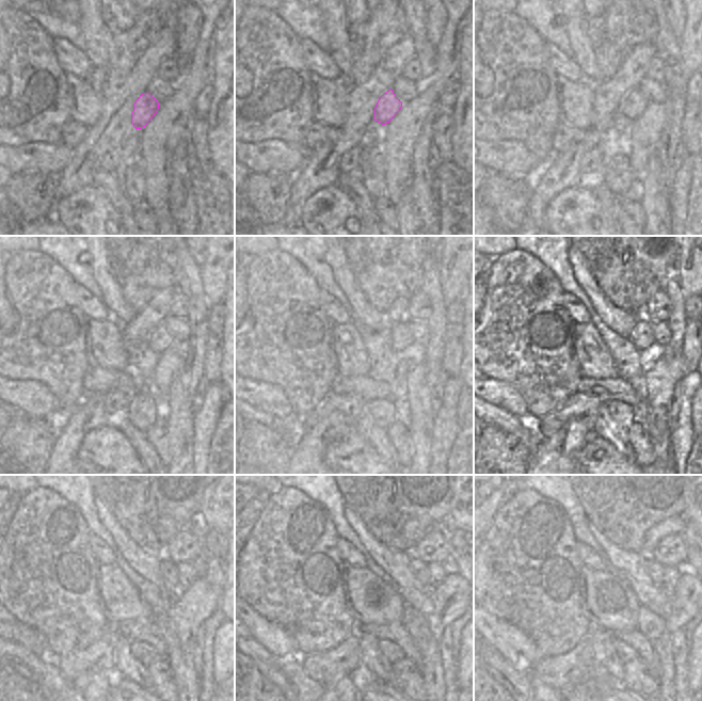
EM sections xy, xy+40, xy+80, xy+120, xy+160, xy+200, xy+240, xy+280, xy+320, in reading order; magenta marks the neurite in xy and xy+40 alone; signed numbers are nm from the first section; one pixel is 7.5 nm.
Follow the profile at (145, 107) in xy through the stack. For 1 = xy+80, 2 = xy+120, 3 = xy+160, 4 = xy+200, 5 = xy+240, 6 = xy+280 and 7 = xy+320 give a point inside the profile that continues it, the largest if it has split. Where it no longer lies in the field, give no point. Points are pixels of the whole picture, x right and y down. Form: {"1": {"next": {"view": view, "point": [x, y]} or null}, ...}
{"1": {"next": {"view": "xy+80", "point": [633, 104]}}, "2": {"next": {"view": "xy+120", "point": [160, 339]}}, "3": {"next": {"view": "xy+160", "point": [400, 337]}}, "4": {"next": {"view": "xy+200", "point": [642, 336]}}, "5": {"next": {"view": "xy+240", "point": [169, 570]}}, "6": {"next": {"view": "xy+280", "point": [419, 570]}}, "7": {"next": {"view": "xy+320", "point": [656, 570]}}}

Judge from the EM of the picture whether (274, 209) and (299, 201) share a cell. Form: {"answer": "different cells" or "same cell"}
{"answer": "different cells"}

